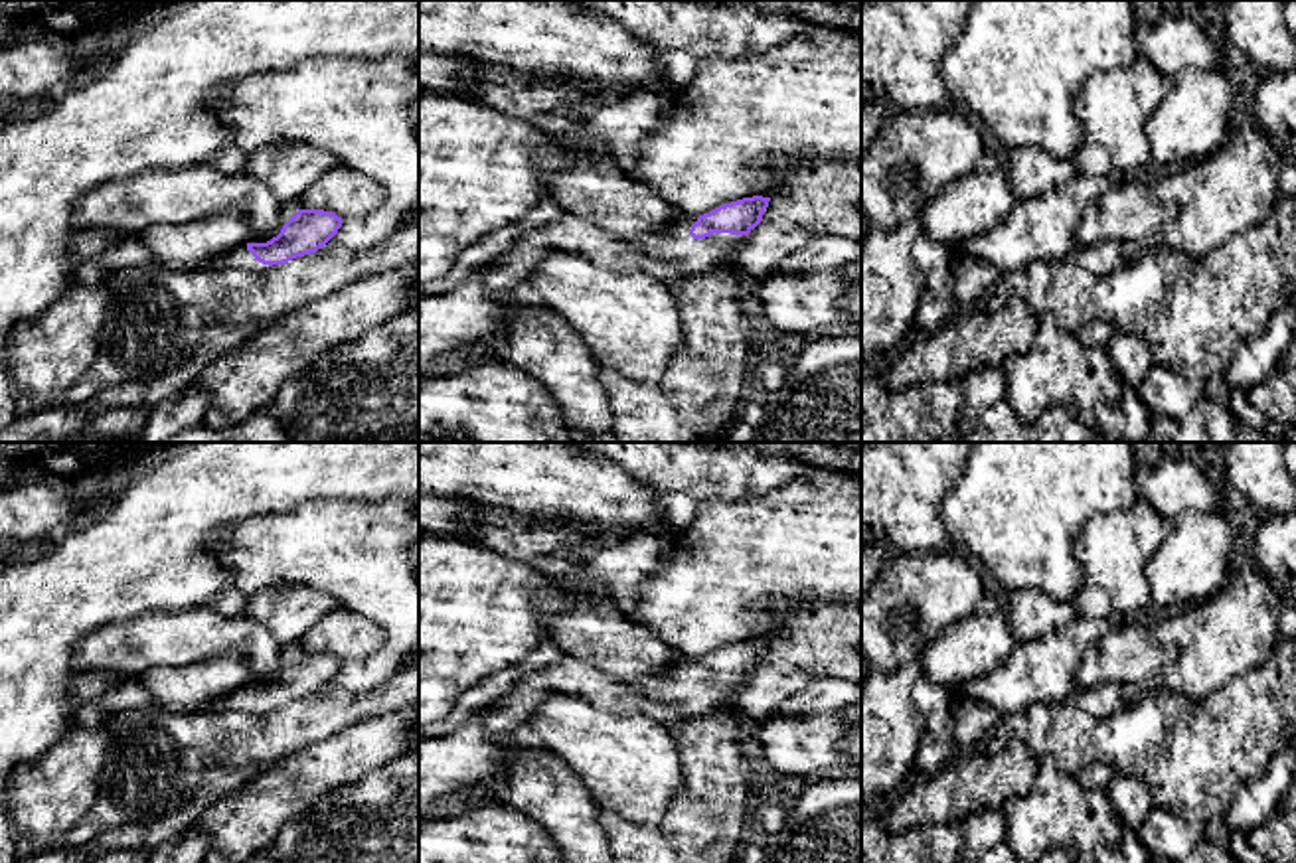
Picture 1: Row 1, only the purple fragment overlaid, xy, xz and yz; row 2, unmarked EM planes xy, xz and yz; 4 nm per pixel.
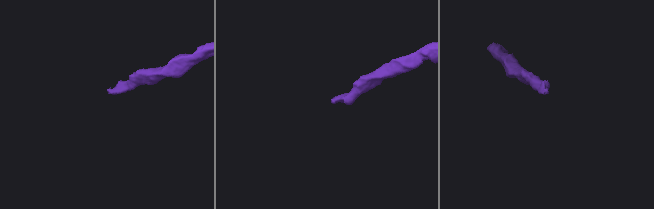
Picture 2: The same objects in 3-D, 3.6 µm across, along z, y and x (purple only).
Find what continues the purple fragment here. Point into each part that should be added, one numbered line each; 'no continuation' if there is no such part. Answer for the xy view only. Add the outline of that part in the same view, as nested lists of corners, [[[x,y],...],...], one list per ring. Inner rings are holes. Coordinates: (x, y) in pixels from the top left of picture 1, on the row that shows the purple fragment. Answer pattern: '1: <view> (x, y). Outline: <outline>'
1: xy (287, 210). Outline: [[[292,199],[290,203],[284,203],[284,205],[281,207],[281,221],[279,221],[279,225],[277,225],[265,239],[261,239],[259,243],[267,243],[267,241],[271,241],[273,237],[277,237],[277,235],[281,233],[283,225],[284,225],[298,209],[304,209],[298,199]]]

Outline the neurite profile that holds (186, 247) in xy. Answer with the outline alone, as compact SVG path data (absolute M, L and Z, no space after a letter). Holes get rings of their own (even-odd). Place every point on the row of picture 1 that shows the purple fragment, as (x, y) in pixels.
M223 209L186 225L156 225L138 233L156 267L168 271L202 271L217 257L251 239L247 211Z

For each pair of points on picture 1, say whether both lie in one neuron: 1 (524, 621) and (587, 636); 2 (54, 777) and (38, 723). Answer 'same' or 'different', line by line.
1: different
2: different

